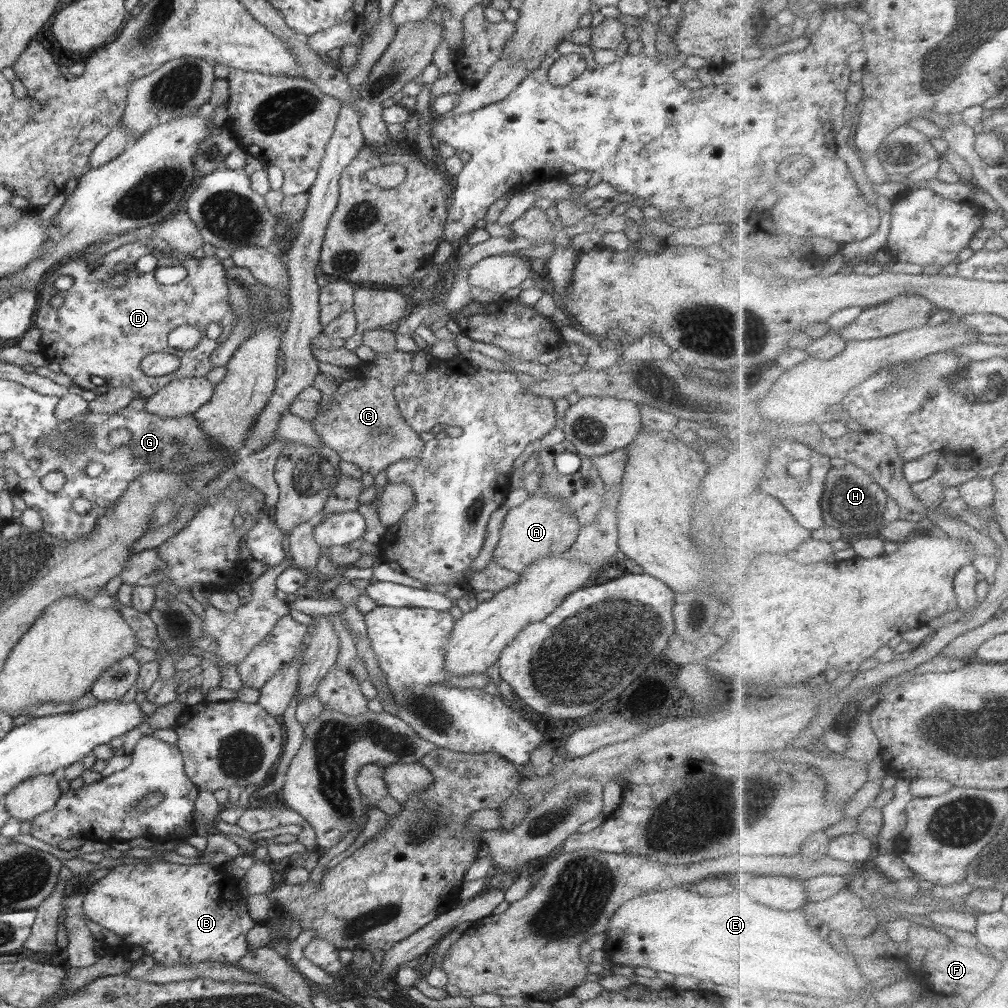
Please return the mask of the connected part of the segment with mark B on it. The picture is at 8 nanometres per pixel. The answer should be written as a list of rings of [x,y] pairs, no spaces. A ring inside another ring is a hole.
[[[150,860],[149,863],[115,866],[104,878],[97,880],[91,885],[91,889],[84,897],[83,909],[87,918],[96,924],[100,924],[102,928],[106,928],[106,930],[117,934],[121,938],[122,943],[128,942],[130,949],[140,946],[144,950],[144,955],[151,956],[153,961],[161,962],[166,967],[176,966],[177,964],[206,962],[207,960],[236,962],[242,959],[243,956],[246,956],[246,953],[250,950],[250,945],[246,942],[246,933],[248,930],[252,930],[254,925],[257,924],[257,921],[249,915],[248,896],[239,892],[239,886],[239,880],[230,876],[226,870],[215,869],[208,863],[183,865],[174,864],[173,862],[151,862]]]

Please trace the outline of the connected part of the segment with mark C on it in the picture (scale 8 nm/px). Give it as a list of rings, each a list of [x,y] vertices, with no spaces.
[[[393,350],[392,354],[380,354],[378,356],[378,364],[370,366],[368,376],[362,376],[366,380],[364,388],[356,388],[348,391],[344,395],[333,395],[330,406],[326,406],[328,411],[321,412],[318,405],[318,414],[312,421],[308,421],[313,429],[319,434],[321,441],[328,448],[335,450],[342,461],[353,462],[359,466],[363,472],[369,472],[374,476],[384,469],[387,469],[393,462],[398,462],[402,459],[417,457],[424,448],[425,442],[419,437],[419,433],[414,430],[405,421],[401,415],[401,410],[398,408],[397,400],[394,394],[396,385],[406,376],[410,376],[412,371],[412,356],[411,352],[401,350]]]

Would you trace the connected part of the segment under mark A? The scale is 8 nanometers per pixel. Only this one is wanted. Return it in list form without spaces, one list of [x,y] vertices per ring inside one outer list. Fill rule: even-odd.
[[[537,494],[508,511],[496,549],[492,551],[492,559],[498,566],[520,575],[528,565],[544,557],[558,557],[571,549],[579,536],[580,528],[574,513],[564,507],[562,497],[556,499]]]

